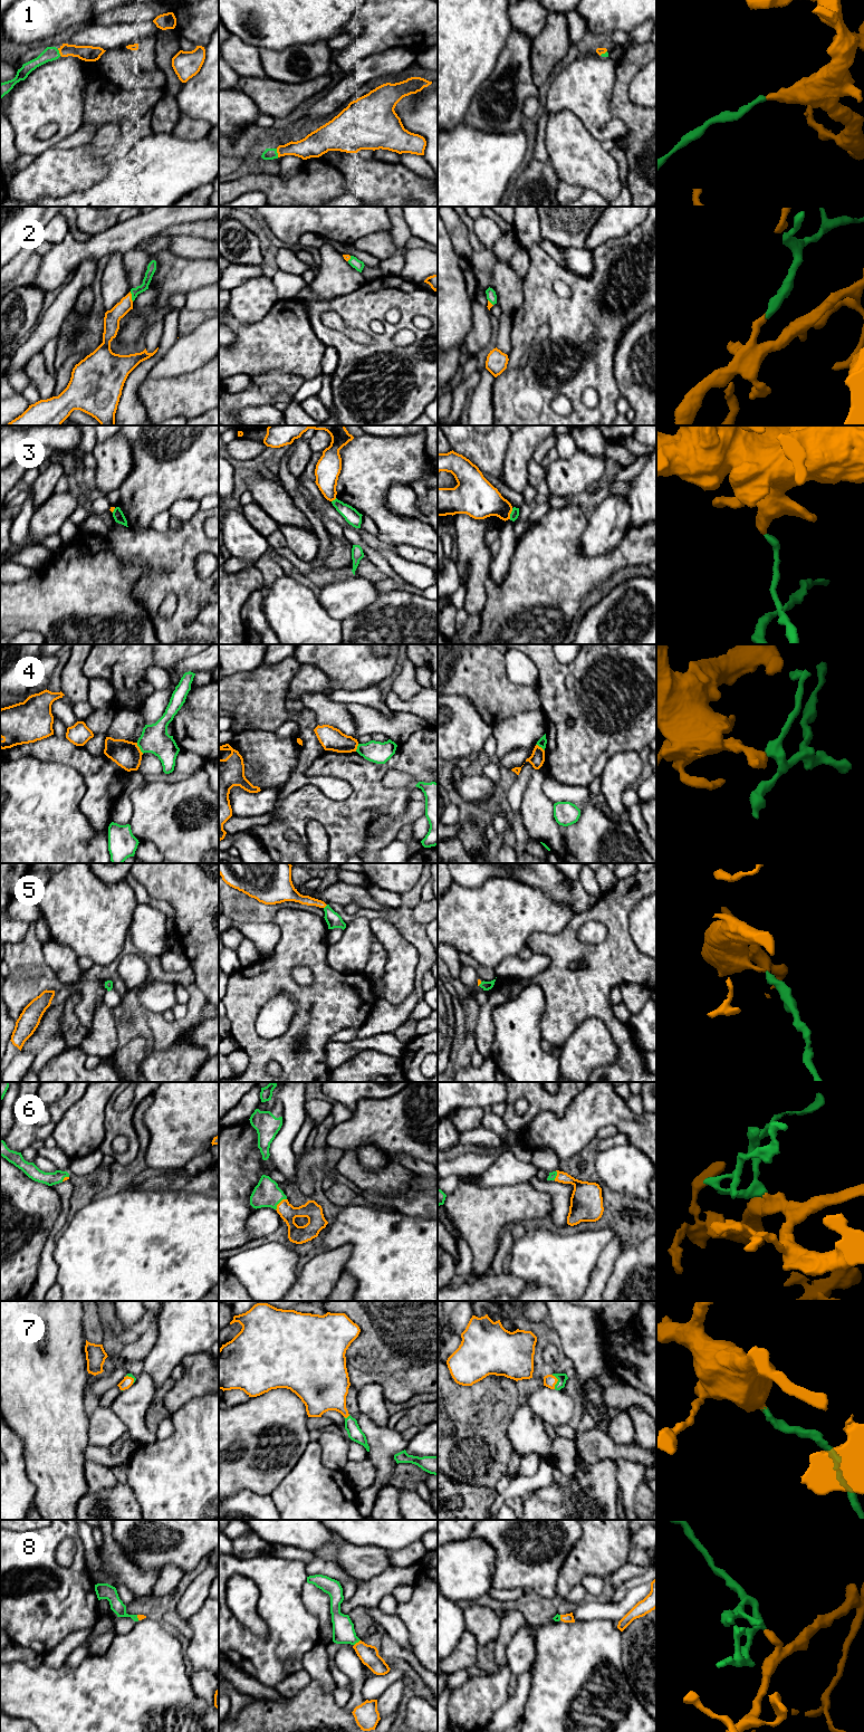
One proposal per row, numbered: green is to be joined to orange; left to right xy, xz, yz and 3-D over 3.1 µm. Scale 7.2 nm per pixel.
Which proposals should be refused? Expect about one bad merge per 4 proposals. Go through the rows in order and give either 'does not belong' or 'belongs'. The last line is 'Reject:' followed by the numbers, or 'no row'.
1: belongs
2: belongs
3: does not belong
4: does not belong
5: belongs
6: belongs
7: belongs
8: belongs
Reject: 3, 4

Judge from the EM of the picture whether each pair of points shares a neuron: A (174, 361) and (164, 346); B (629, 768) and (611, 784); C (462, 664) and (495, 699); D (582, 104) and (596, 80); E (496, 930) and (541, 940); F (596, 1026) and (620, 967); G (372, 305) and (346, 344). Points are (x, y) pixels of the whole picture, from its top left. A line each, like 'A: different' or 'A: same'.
A: different
B: same
C: same
D: same
E: different
F: different
G: same

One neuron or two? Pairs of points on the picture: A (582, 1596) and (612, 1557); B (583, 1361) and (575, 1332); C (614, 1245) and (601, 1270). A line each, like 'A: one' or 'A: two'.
A: two
B: one
C: one

